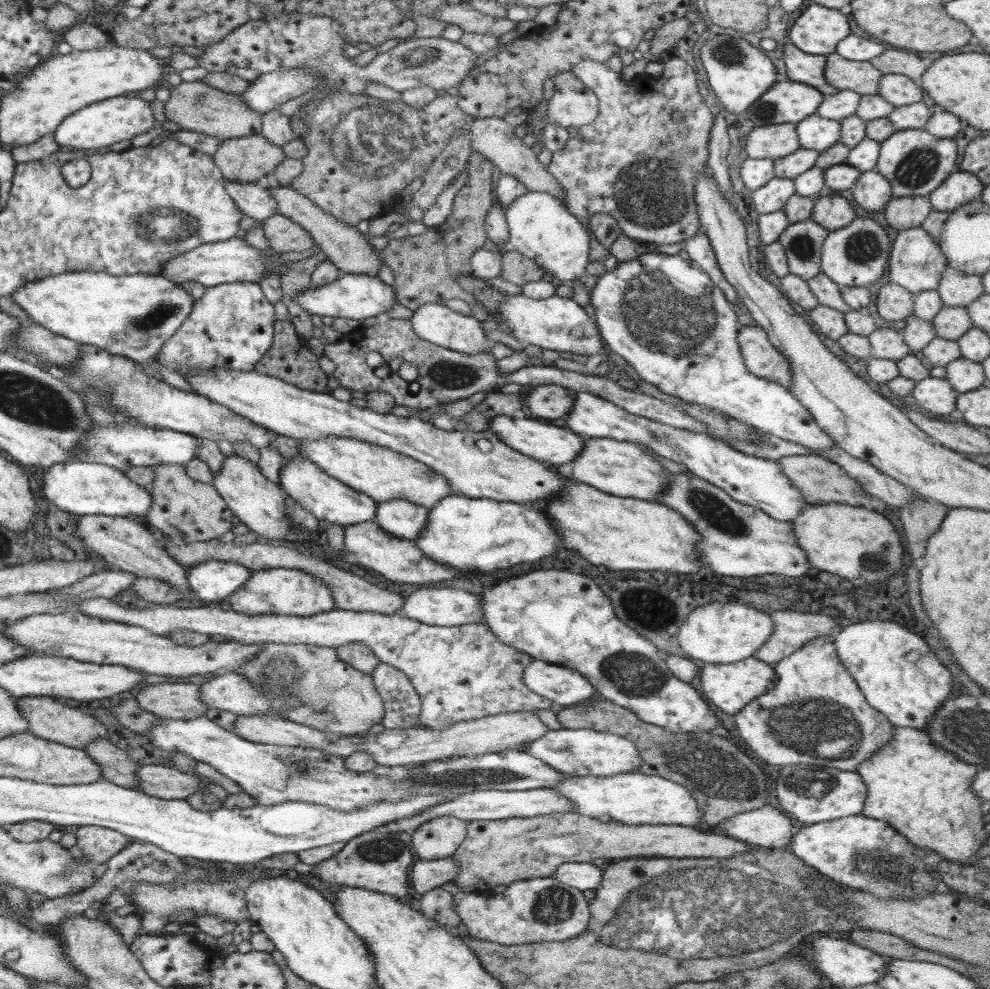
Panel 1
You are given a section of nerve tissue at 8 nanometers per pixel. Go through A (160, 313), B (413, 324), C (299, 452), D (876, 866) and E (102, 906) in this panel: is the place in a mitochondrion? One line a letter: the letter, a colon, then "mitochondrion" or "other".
A: mitochondrion
B: other
C: other
D: mitochondrion
E: other

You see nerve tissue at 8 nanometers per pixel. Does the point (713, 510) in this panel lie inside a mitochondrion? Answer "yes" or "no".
yes

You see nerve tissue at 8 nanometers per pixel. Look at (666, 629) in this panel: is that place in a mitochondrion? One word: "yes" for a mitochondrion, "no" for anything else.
no

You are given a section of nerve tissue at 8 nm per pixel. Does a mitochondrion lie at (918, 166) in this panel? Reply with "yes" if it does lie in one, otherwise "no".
yes

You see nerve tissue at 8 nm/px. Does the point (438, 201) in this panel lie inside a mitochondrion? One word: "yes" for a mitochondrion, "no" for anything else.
no

